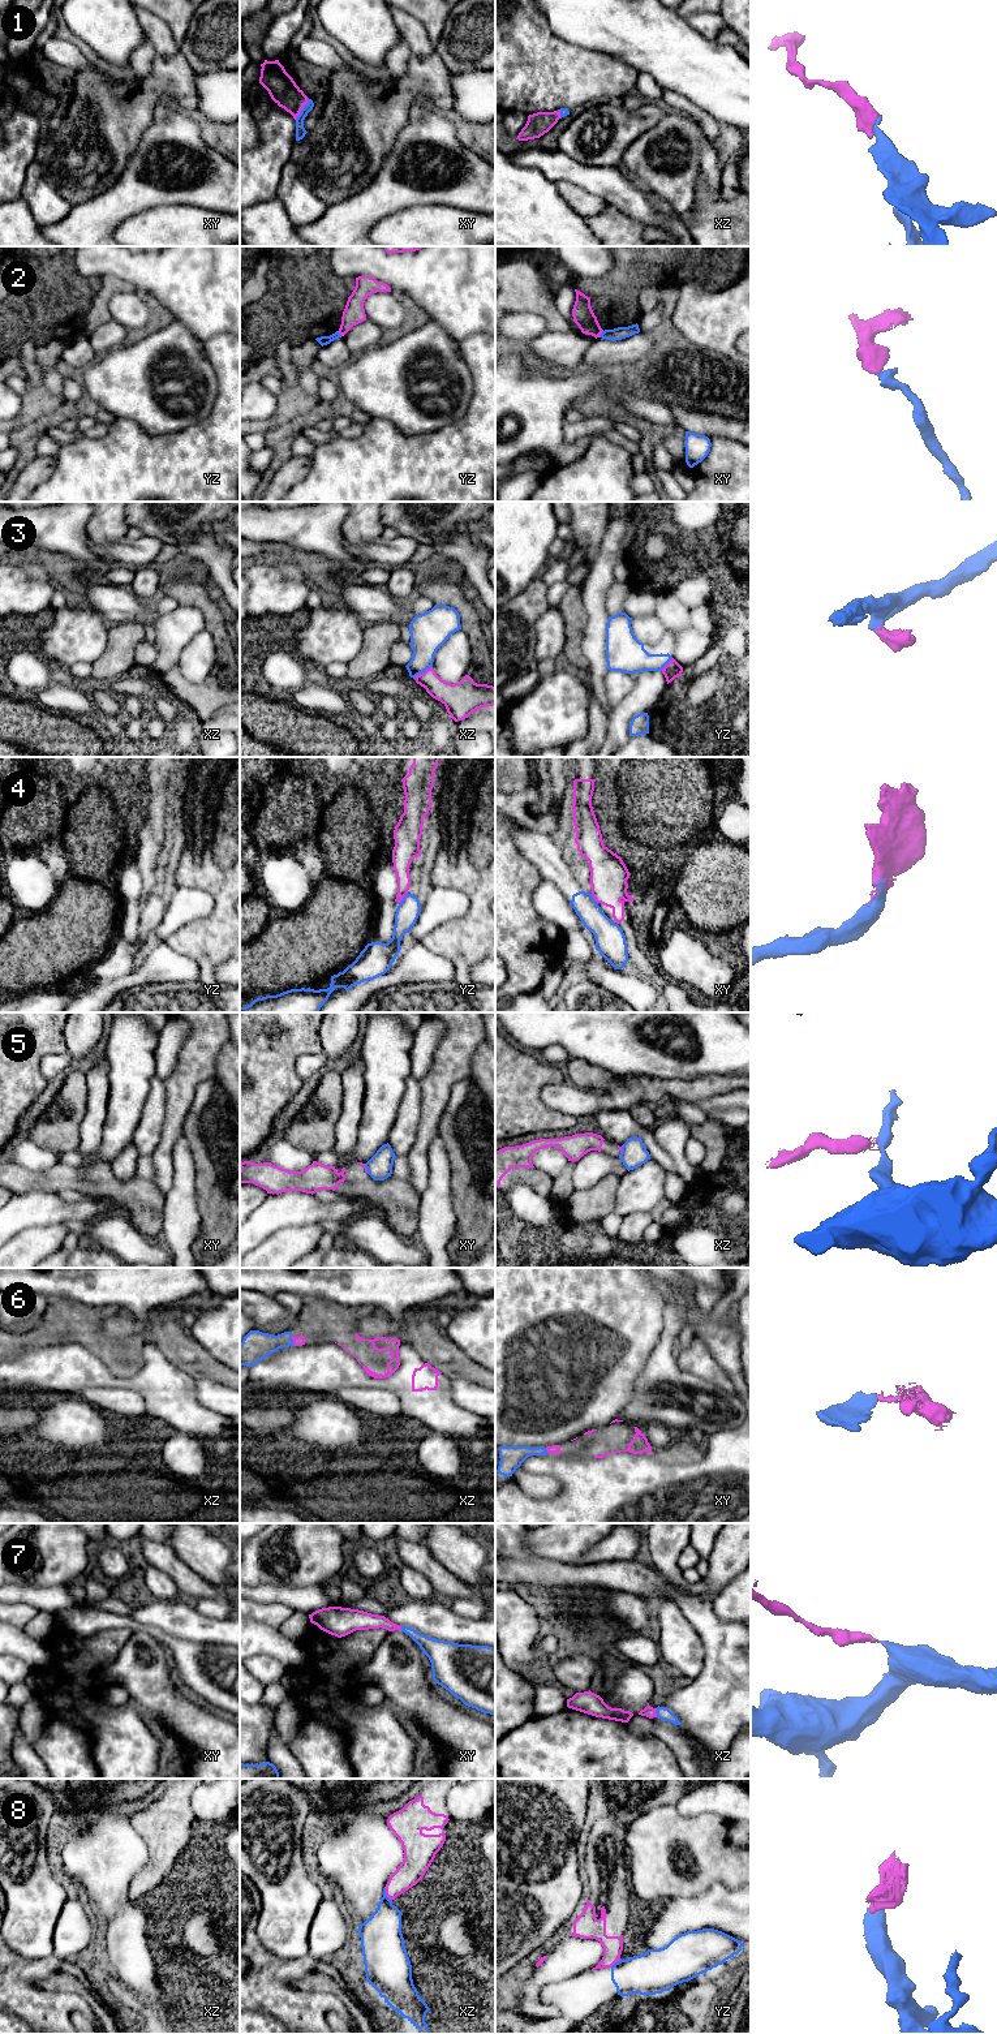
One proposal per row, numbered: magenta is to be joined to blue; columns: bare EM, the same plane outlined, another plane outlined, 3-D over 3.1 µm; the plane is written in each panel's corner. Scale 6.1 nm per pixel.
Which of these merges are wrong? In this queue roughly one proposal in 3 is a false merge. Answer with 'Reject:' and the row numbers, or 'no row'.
Reject: 2, 3, 4, 5, 8

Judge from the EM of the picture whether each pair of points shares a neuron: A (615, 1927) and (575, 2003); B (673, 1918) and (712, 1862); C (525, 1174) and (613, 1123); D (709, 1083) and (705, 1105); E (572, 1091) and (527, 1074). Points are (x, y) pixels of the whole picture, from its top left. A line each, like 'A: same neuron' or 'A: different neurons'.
A: different neurons
B: different neurons
C: different neurons
D: different neurons
E: different neurons

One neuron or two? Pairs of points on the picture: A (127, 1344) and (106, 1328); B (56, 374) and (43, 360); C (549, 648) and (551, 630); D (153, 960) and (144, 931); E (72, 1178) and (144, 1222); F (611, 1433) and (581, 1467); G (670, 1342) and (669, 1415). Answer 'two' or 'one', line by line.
A: two
B: one
C: one
D: one
E: one
F: two
G: one

